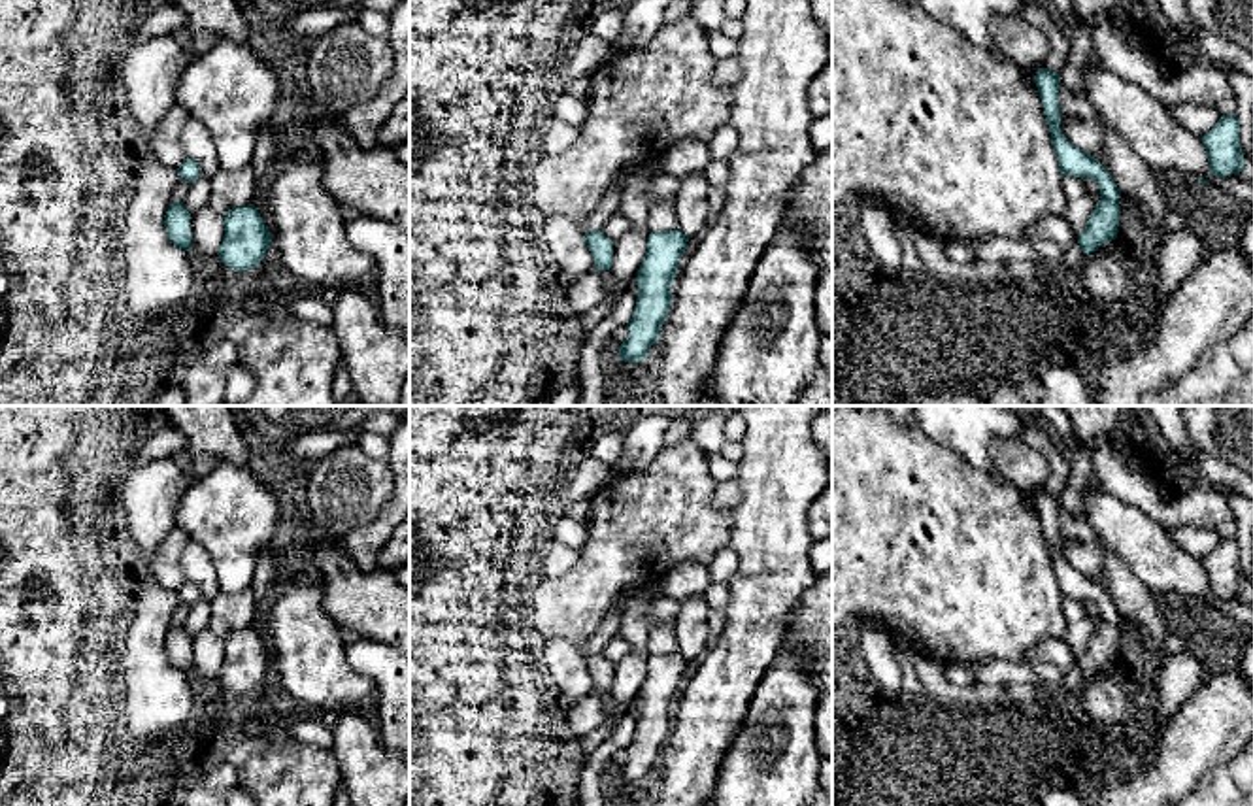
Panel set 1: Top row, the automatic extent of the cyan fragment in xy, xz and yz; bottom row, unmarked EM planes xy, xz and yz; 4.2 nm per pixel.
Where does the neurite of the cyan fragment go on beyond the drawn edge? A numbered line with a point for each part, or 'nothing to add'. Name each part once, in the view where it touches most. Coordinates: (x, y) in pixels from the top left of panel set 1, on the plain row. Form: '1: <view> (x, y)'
nothing to add

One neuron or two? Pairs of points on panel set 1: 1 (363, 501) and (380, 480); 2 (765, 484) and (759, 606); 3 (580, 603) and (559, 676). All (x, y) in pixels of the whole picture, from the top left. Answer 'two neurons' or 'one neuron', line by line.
1: one neuron
2: one neuron
3: two neurons

